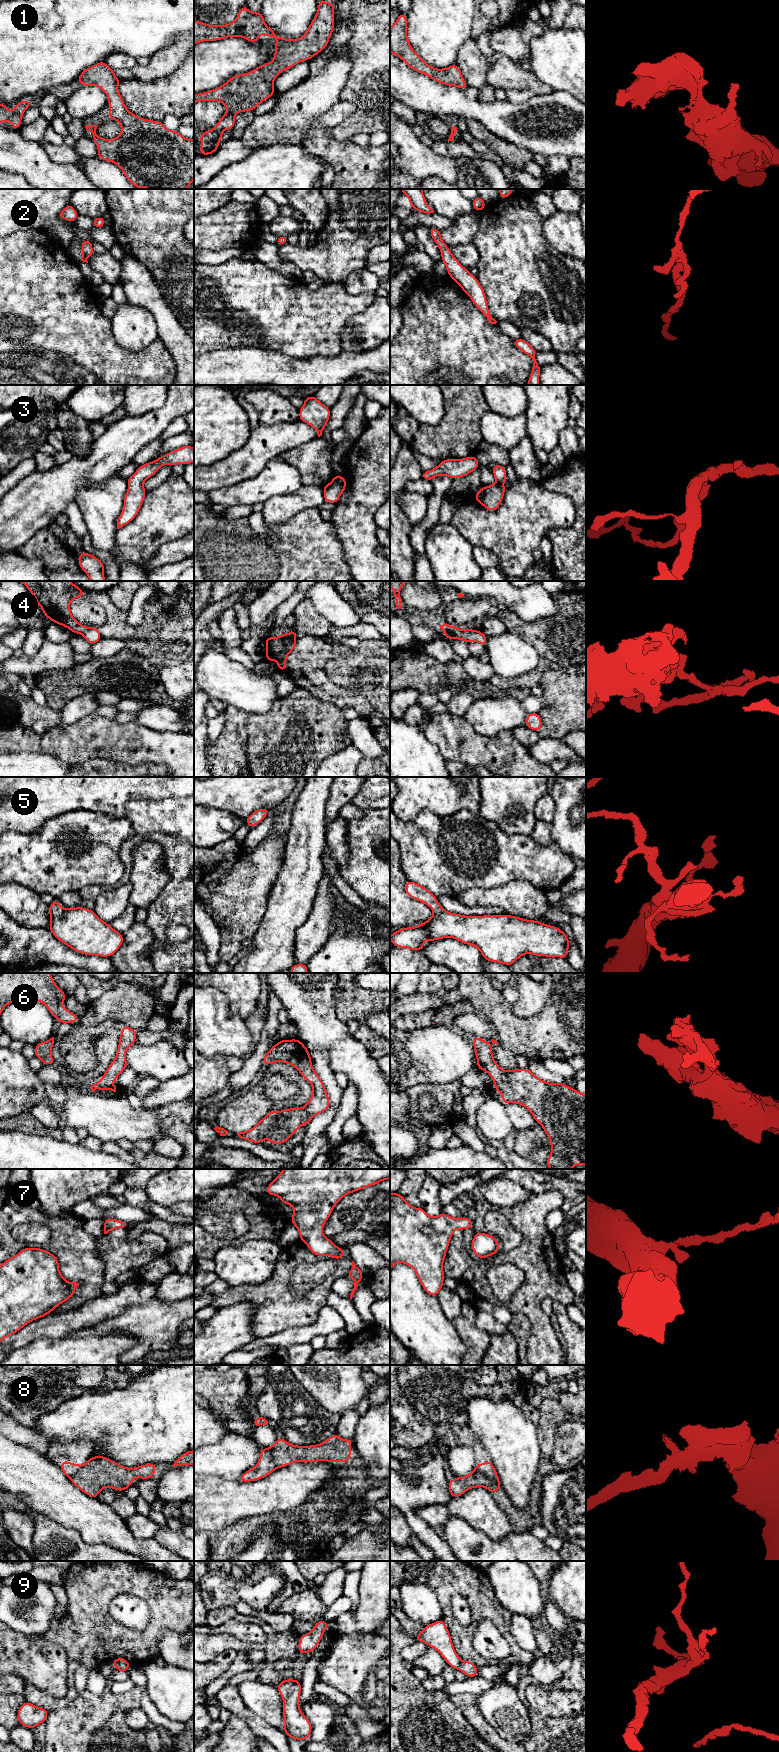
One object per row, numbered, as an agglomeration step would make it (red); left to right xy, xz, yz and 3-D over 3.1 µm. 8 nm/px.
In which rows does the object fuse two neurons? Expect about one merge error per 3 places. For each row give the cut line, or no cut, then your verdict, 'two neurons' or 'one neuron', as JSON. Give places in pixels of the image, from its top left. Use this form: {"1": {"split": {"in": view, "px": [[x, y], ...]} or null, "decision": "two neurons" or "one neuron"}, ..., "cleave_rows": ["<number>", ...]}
{"1": {"split": null, "decision": "one neuron"}, "2": {"split": null, "decision": "one neuron"}, "3": {"split": null, "decision": "one neuron"}, "4": {"split": {"in": "xz", "px": [[283, 635], [279, 651]]}, "decision": "two neurons"}, "5": {"split": null, "decision": "one neuron"}, "6": {"split": null, "decision": "one neuron"}, "7": {"split": null, "decision": "one neuron"}, "8": {"split": {"in": "yz", "px": [[475, 1468], [493, 1479], [500, 1487]]}, "decision": "two neurons"}, "9": {"split": null, "decision": "one neuron"}, "cleave_rows": ["4", "8"]}

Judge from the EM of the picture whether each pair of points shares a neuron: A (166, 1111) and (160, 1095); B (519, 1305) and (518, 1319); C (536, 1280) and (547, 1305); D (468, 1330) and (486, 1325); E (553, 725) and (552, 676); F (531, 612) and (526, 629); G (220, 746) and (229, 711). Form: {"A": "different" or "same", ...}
{"A": "different", "B": "different", "C": "different", "D": "different", "E": "same", "F": "different", "G": "same"}

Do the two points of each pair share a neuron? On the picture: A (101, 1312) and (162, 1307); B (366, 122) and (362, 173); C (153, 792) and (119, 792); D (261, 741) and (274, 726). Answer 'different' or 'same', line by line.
A: different
B: different
C: same
D: same

